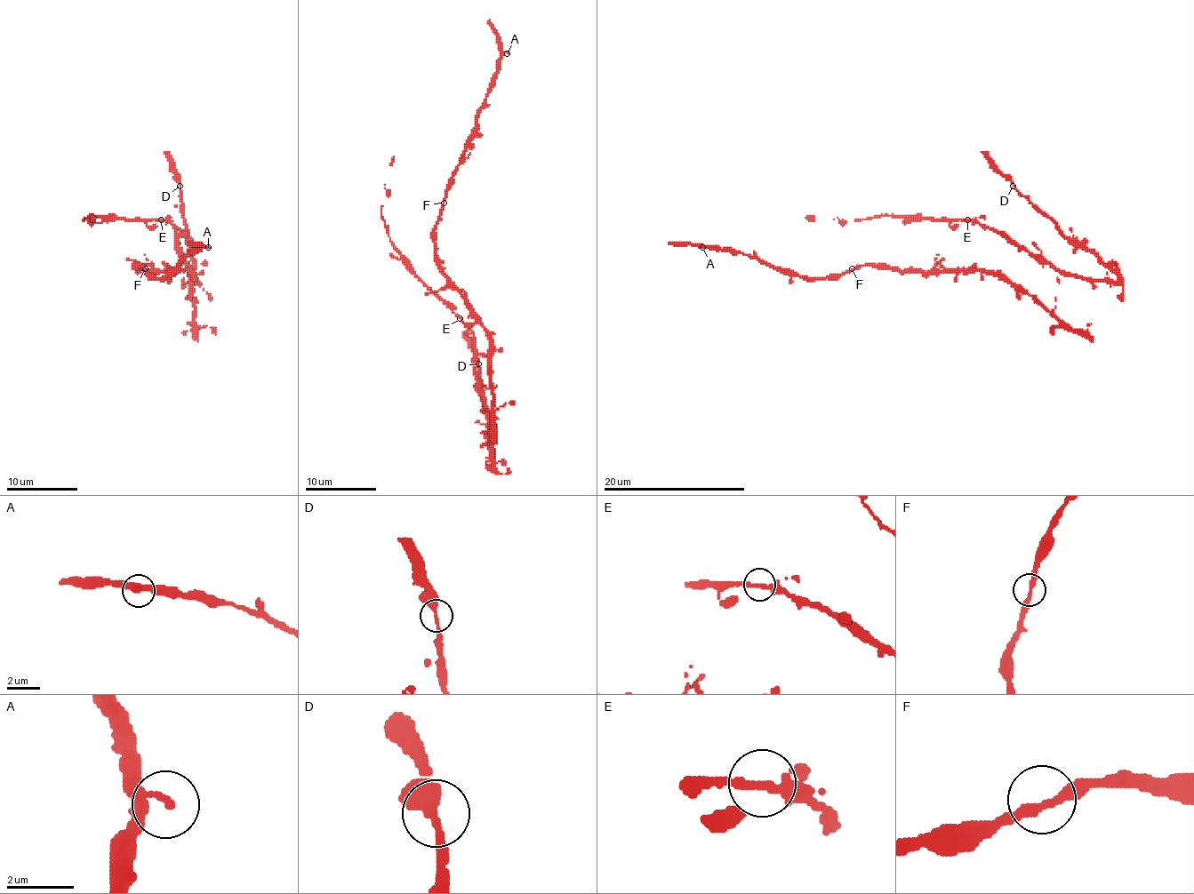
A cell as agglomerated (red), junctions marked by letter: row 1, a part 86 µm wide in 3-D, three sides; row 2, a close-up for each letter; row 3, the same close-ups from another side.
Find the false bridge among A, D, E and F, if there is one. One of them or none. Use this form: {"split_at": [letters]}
{"split_at": []}

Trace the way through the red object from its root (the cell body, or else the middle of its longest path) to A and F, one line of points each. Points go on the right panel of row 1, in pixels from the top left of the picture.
A: (1016, 290), (979, 270), (918, 272), (859, 265), (827, 277), (804, 277), (743, 252), (702, 247)
F: (1016, 290), (997, 275), (979, 270), (918, 272), (878, 268), (871, 265), (852, 268)

